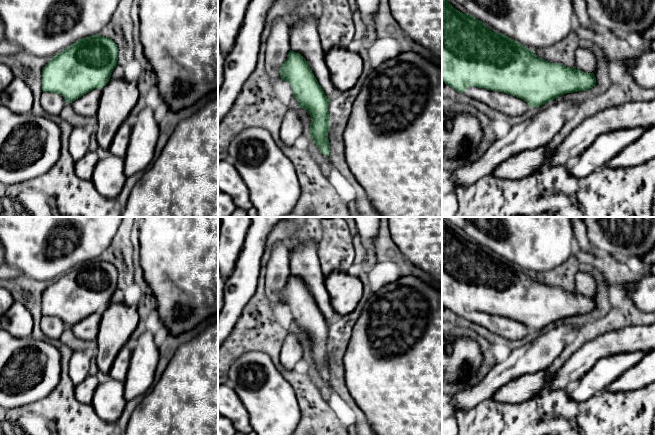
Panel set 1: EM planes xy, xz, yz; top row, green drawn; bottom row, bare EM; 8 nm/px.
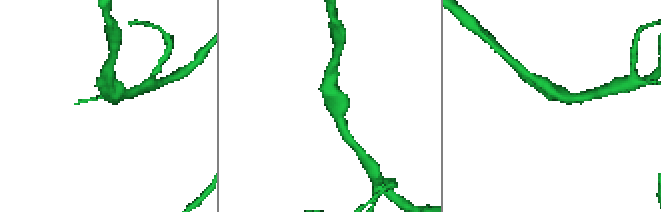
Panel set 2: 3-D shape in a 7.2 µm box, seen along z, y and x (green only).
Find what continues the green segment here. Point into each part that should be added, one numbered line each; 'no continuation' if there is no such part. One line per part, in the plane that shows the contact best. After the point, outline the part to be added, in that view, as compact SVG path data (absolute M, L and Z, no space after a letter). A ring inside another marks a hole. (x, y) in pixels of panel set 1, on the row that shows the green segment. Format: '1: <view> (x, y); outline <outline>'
1: yz (511, 106); outline M470 86L464 94L481 101L506 117L517 117L524 114L530 107L524 100L503 92Z

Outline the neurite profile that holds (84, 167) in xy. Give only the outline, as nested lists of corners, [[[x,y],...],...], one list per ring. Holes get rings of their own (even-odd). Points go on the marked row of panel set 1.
[[[96,151],[87,152],[83,158],[75,162],[76,175],[83,180],[91,180],[92,172],[98,160]]]

